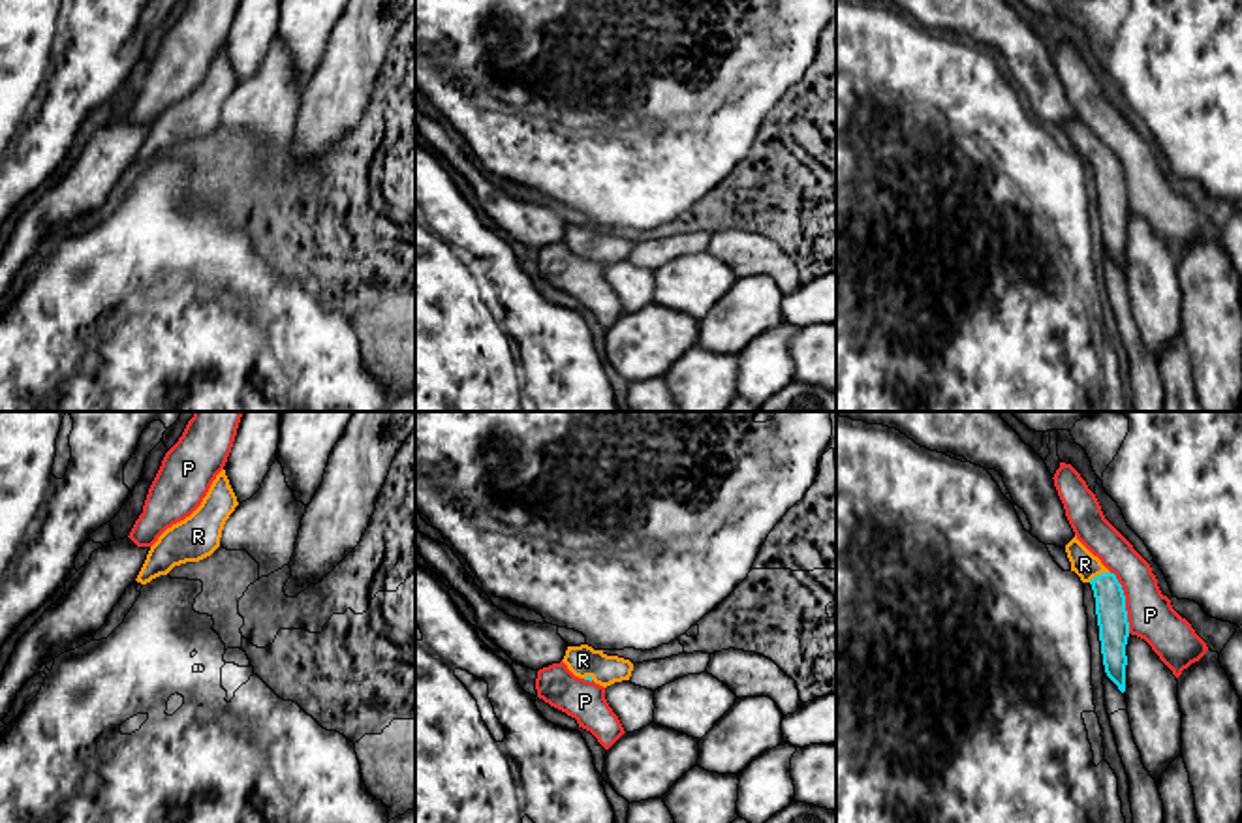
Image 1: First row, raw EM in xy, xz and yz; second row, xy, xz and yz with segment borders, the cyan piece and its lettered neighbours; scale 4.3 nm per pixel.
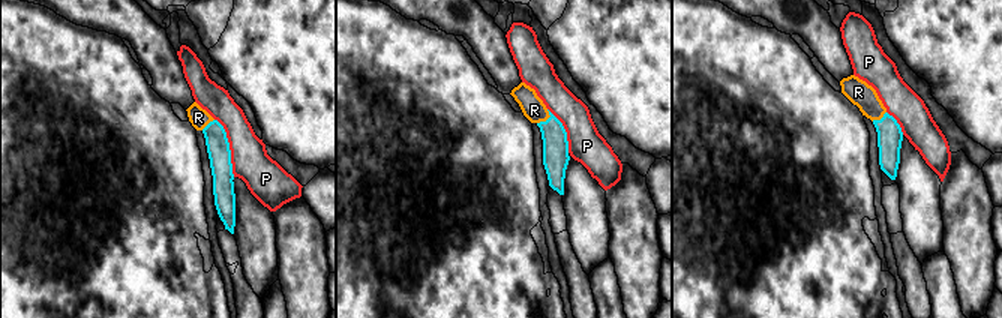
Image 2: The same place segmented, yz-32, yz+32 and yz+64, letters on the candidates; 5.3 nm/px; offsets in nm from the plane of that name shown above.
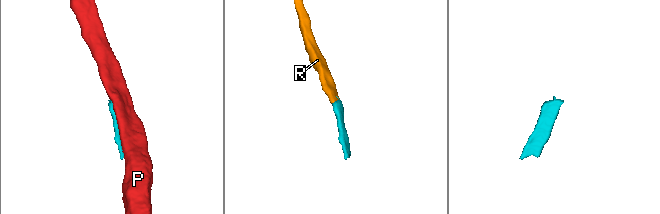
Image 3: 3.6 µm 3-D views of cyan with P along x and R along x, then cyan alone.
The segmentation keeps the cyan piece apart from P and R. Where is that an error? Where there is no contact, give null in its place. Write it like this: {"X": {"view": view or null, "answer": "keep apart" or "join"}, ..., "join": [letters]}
{"P": {"view": "yz", "answer": "keep apart"}, "R": {"view": "yz", "answer": "join"}, "join": ["R"]}

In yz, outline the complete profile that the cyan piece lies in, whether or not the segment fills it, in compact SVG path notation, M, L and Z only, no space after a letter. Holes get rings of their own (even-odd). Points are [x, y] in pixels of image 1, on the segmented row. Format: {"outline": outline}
{"outline": "M1077 536L1065 545L1065 552L1071 562L1071 571L1075 571L1082 582L1092 584L1105 673L1124 693L1129 622L1122 584Z"}

